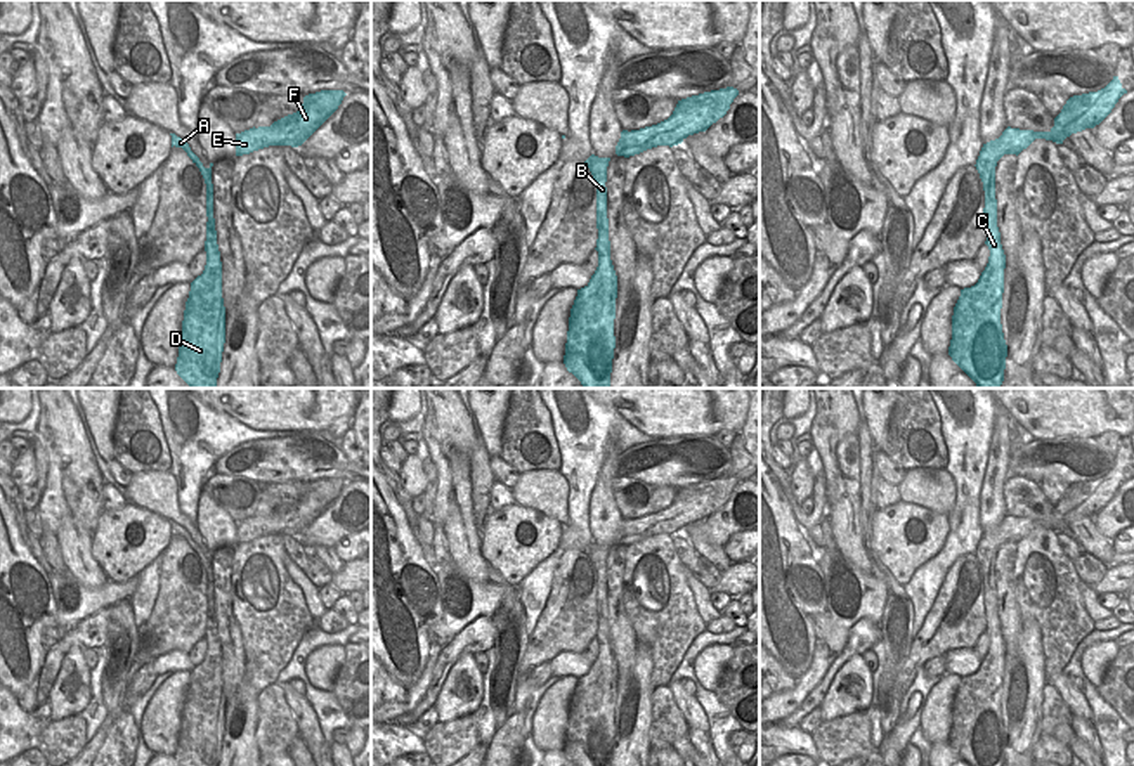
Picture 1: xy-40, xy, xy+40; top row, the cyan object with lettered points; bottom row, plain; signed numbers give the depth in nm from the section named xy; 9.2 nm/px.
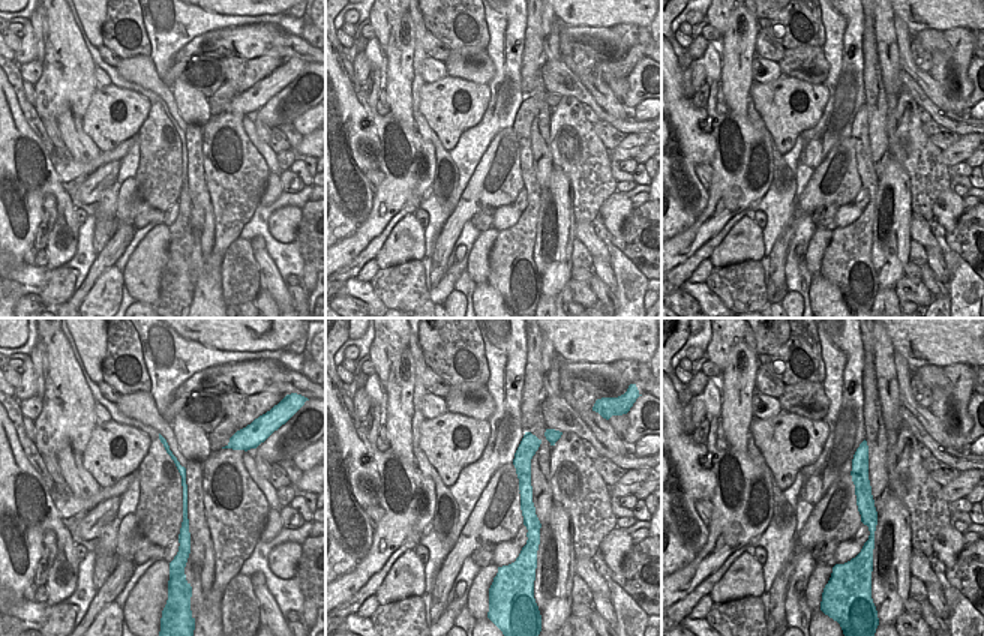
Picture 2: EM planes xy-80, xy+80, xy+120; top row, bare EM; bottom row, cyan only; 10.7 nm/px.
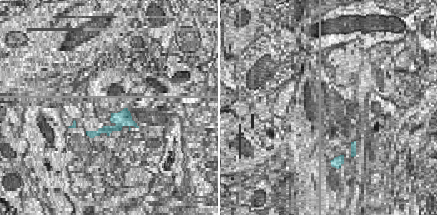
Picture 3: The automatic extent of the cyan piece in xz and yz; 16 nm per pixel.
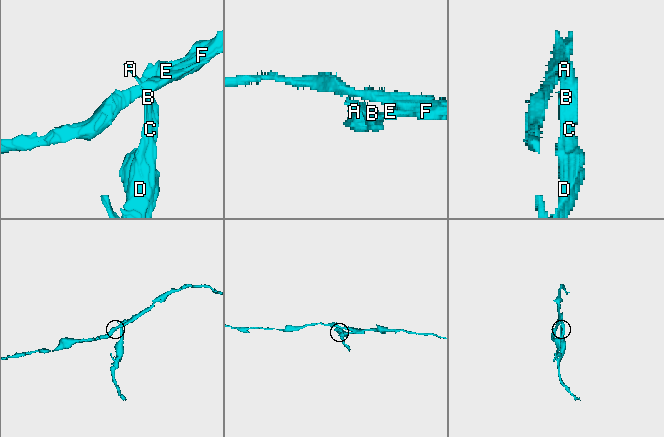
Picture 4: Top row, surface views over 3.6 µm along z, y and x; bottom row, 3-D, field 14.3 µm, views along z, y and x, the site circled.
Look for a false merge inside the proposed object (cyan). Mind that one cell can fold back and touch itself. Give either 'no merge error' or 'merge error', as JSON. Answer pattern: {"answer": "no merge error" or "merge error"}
{"answer": "merge error"}

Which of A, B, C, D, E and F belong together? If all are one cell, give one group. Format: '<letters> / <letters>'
A B C D / E F

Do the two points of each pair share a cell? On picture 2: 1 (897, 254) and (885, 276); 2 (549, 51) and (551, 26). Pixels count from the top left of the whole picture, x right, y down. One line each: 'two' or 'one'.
1: one
2: one

